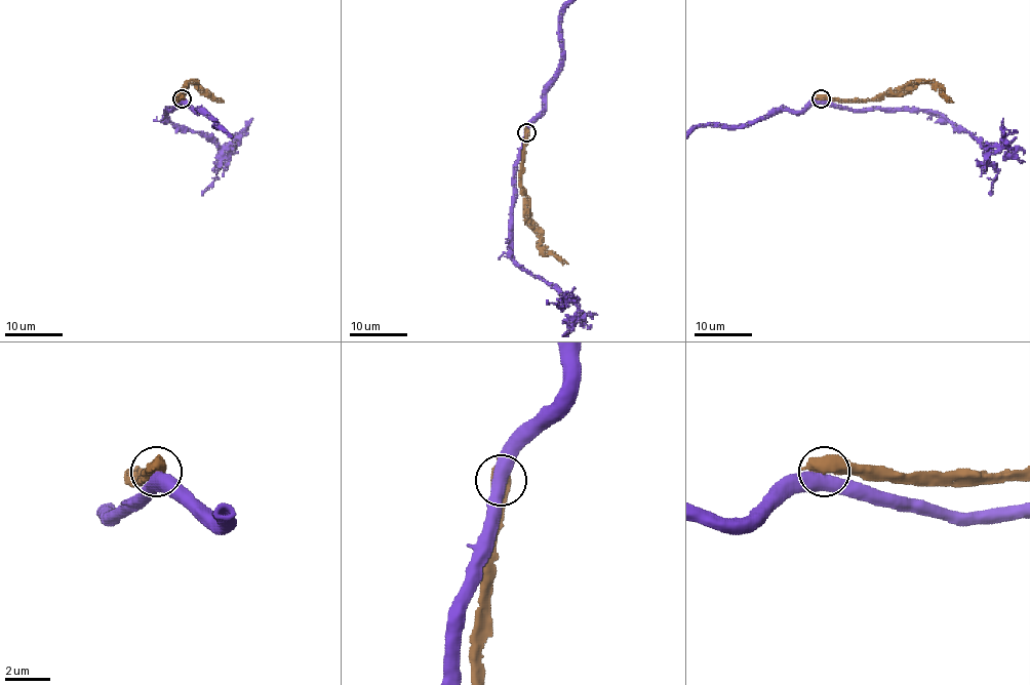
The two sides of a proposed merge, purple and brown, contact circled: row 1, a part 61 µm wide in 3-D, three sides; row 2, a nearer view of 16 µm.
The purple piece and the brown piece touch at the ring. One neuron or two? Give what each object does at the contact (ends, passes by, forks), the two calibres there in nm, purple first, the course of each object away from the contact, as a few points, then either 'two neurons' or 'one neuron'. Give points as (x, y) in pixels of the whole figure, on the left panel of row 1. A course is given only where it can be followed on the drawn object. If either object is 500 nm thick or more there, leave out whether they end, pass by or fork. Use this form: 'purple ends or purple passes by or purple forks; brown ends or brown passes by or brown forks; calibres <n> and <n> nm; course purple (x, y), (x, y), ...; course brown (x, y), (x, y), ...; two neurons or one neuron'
calibres 500 and 750 nm; course brown (182, 99), (176, 99), (182, 90), (189, 83), (197, 83), (224, 102); two neurons

